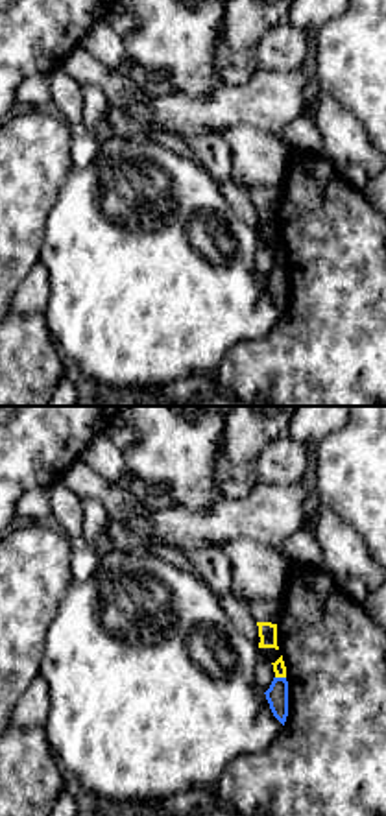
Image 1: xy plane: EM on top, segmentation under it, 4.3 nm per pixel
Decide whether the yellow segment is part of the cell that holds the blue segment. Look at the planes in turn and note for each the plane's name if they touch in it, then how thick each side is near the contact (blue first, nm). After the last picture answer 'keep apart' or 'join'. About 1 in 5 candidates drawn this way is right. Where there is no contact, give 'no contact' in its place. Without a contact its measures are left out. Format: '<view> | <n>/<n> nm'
xy | 100/60 nm

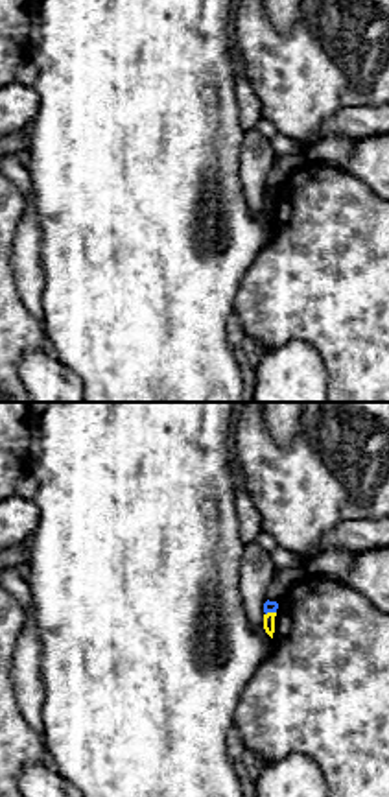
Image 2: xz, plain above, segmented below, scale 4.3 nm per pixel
xz | 50/50 nm

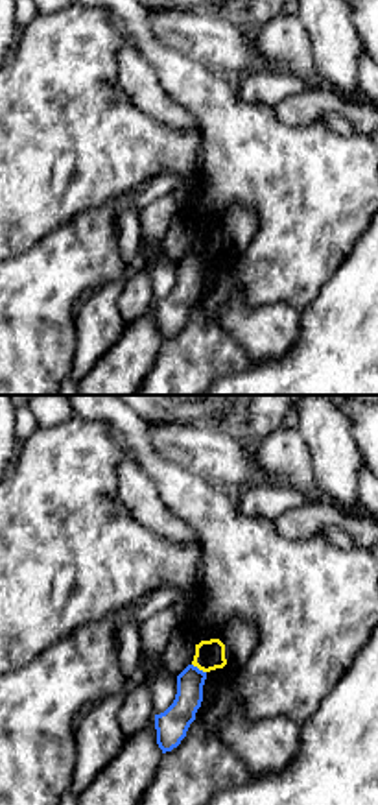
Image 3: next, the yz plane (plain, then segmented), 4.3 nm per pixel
yz | 130/130 nm

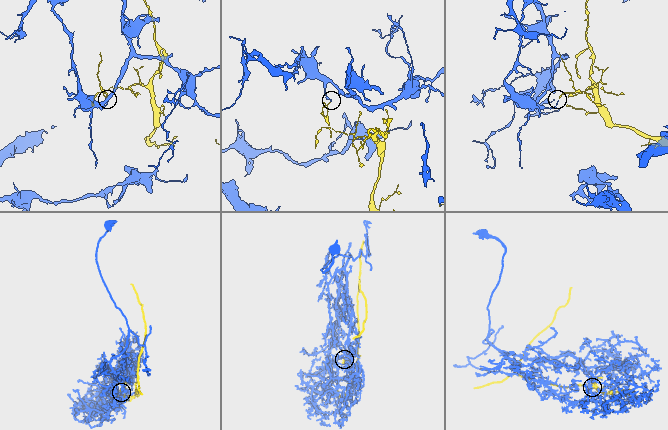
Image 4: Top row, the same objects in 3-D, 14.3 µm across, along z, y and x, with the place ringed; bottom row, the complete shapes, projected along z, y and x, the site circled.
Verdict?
keep apart

